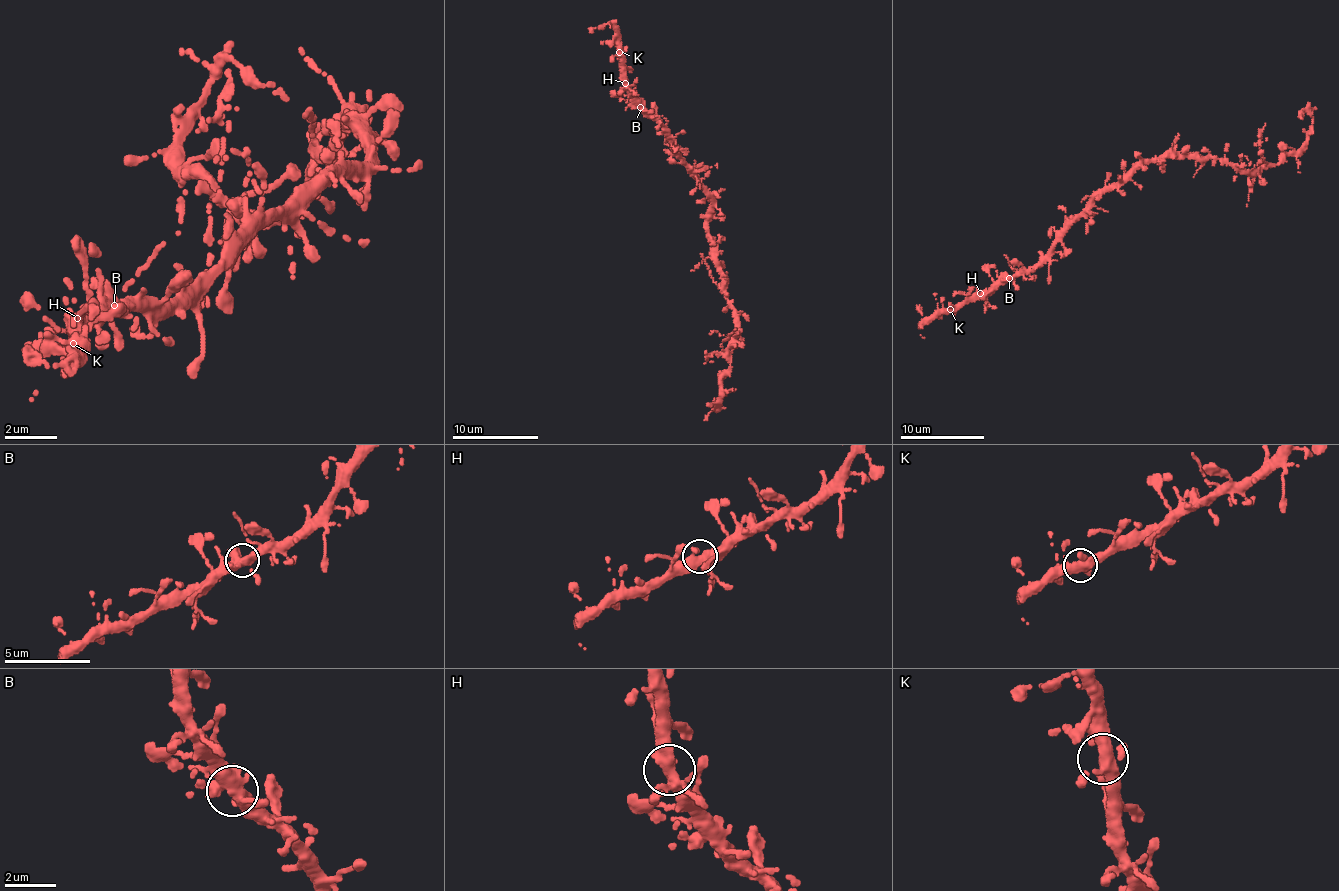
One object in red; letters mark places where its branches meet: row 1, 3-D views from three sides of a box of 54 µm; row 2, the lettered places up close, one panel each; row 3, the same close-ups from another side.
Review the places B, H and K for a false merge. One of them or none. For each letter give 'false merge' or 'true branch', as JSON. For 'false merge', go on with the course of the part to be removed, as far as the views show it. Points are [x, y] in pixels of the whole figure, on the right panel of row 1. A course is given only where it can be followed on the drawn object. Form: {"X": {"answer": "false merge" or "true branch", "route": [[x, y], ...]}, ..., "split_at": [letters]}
{"B": {"answer": "true branch"}, "H": {"answer": "true branch"}, "K": {"answer": "true branch"}, "split_at": []}

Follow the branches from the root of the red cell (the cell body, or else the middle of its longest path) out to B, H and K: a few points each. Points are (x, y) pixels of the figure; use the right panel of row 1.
B: (1124, 181), (1096, 195), (1088, 207), (1073, 218), (1050, 252), (1029, 269), (1010, 277)
H: (1124, 181), (1096, 195), (1088, 207), (1073, 218), (1042, 260), (980, 293)
K: (1124, 181), (1096, 195), (1036, 264), (950, 309)

